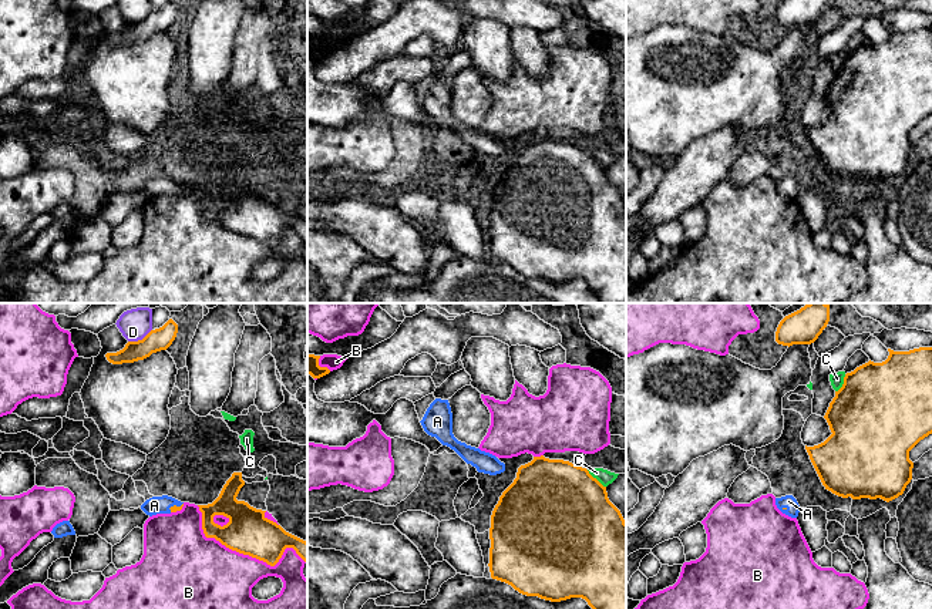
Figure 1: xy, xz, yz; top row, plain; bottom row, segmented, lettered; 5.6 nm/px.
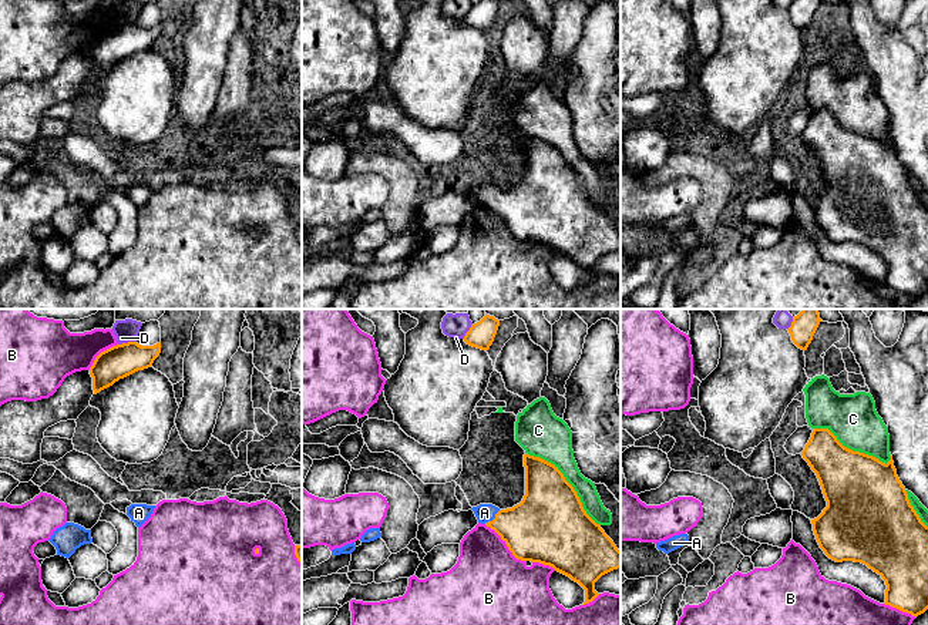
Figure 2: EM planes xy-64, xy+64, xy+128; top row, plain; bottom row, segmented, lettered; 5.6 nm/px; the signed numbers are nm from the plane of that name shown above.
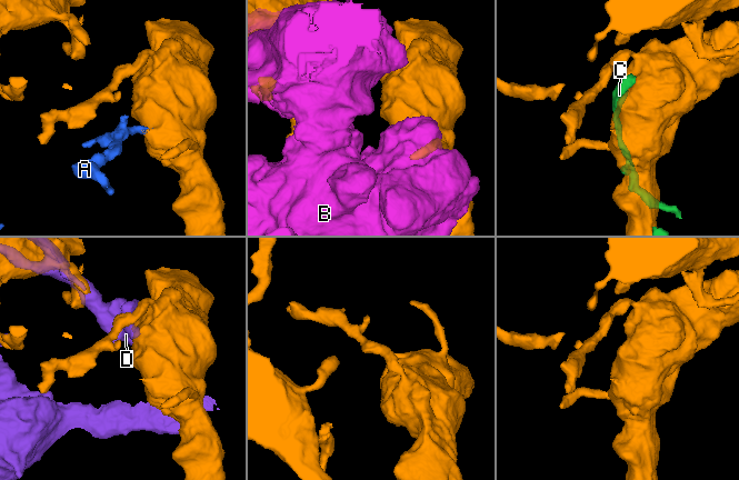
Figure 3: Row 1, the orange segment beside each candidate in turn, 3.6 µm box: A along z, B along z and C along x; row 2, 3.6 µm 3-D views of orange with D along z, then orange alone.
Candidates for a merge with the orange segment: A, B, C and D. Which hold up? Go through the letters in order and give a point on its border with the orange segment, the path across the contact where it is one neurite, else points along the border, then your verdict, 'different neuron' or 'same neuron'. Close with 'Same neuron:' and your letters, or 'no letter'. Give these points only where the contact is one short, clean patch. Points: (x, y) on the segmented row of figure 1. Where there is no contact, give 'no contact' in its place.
A: contact xy (174, 505); way xy (174, 508), (174, 505), (154, 505); same neuron
B: contact xy (244, 554); different neuron
C: contact xz (595, 478); different neuron
D: contact xy (140, 340); different neuron
Same neuron: A

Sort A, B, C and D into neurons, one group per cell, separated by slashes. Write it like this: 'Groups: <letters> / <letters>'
Groups: A / B / C / D

